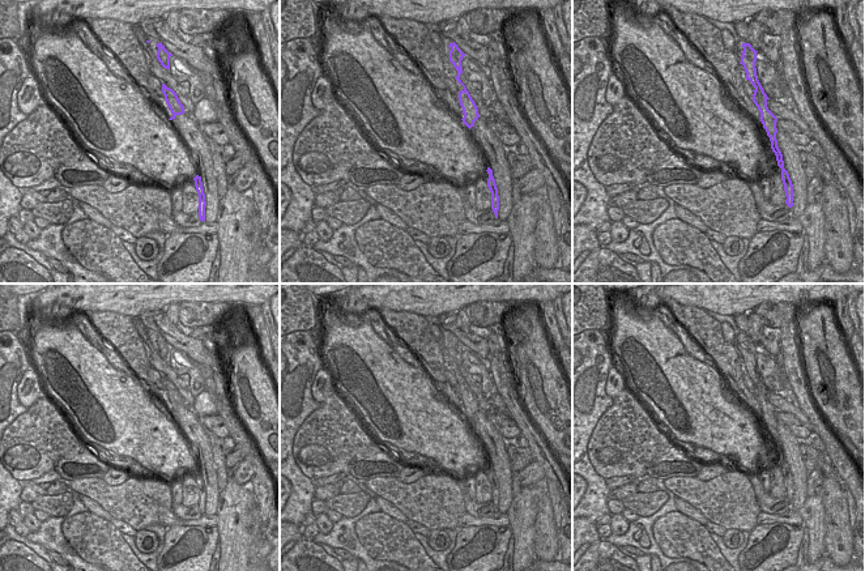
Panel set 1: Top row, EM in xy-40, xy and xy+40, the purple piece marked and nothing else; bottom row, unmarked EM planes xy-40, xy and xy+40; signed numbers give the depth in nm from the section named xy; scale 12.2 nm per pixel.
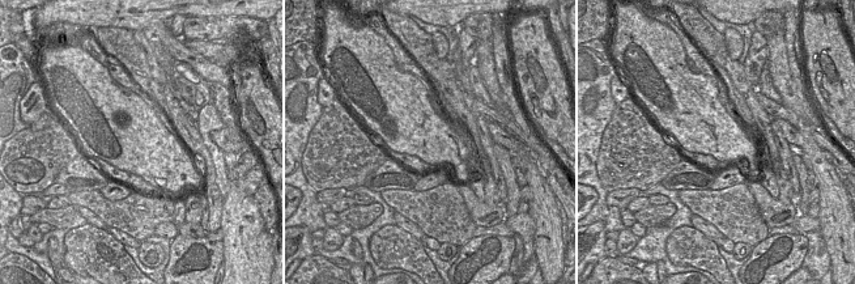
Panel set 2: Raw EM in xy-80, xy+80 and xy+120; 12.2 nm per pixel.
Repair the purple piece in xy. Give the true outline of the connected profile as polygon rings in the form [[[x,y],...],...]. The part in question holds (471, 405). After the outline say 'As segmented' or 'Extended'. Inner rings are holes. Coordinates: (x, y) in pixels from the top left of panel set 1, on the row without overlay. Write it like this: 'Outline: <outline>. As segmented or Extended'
Outline: [[[449,336],[448,338],[451,341],[449,344],[449,354],[453,357],[453,359],[457,363],[456,372],[459,376],[464,379],[461,384],[459,384],[459,395],[463,401],[464,410],[461,412],[463,416],[470,422],[474,419],[474,414],[480,410],[478,401],[472,392],[469,384],[466,383],[465,378],[460,372],[460,367],[463,366],[461,361],[461,353],[465,349],[465,346],[457,340],[457,337]]]. As segmented.

